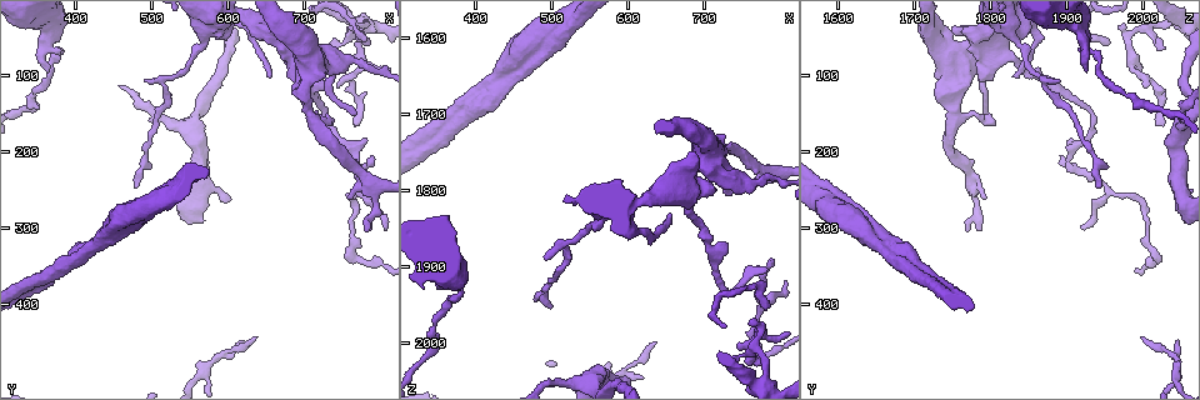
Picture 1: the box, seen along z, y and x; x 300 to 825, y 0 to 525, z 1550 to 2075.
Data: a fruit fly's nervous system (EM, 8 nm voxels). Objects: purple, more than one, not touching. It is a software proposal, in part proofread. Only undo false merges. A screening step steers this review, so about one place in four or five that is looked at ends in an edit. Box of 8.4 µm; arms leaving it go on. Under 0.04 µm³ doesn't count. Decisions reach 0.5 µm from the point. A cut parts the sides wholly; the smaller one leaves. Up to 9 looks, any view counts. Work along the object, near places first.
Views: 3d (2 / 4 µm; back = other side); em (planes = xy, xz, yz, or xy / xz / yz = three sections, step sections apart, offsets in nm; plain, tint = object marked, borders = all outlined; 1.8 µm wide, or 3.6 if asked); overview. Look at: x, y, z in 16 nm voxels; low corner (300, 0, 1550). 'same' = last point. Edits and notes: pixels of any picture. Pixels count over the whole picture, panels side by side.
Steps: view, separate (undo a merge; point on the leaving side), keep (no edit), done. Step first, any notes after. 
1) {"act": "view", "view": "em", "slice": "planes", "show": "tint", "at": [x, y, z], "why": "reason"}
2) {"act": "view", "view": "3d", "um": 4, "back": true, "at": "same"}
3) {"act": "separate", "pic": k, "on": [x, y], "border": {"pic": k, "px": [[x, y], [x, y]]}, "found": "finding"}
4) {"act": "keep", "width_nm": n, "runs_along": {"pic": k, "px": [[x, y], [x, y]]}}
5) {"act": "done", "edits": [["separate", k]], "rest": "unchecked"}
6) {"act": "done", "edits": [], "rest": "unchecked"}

{"act": "view", "view": "3d", "um": 4, "at": [705, 100, 1755], "why": "looks like a crossing"}

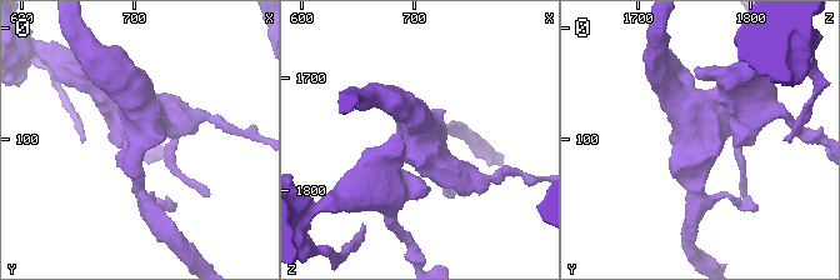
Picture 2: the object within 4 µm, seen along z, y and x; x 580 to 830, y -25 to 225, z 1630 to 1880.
{"act": "view", "view": "em", "um": 3.6, "slice": "planes", "show": "tint", "at": [702, 98, 1752]}

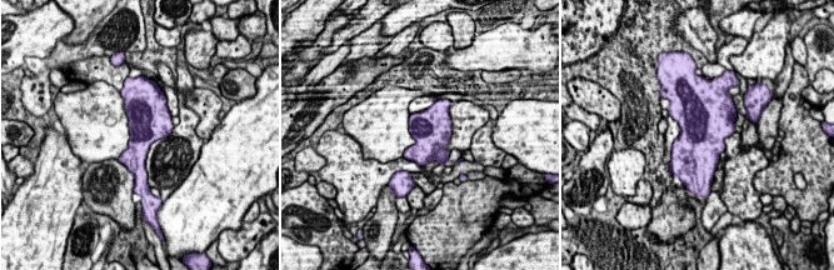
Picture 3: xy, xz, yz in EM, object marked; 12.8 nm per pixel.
{"act": "keep", "found": "all the same neuron"}

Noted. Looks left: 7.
{"act": "view", "view": "3d", "um": 4, "at": [500, 265, 1590], "why": "sudden change in width"}

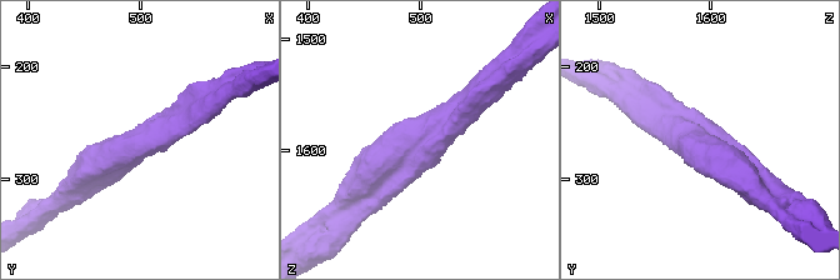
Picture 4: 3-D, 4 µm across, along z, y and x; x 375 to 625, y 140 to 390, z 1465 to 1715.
{"act": "view", "view": "em", "um": 3.6, "slice": "planes", "show": "tint", "at": [498, 268, 1588], "why": "need the tissue"}

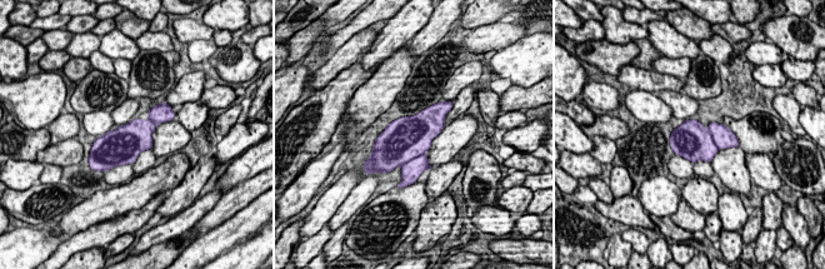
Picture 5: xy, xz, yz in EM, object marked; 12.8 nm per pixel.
{"act": "separate", "pic": 5, "on": [410, 172], "found": "a second neuron is stuck on"}

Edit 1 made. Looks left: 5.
{"act": "view", "view": "overview"}

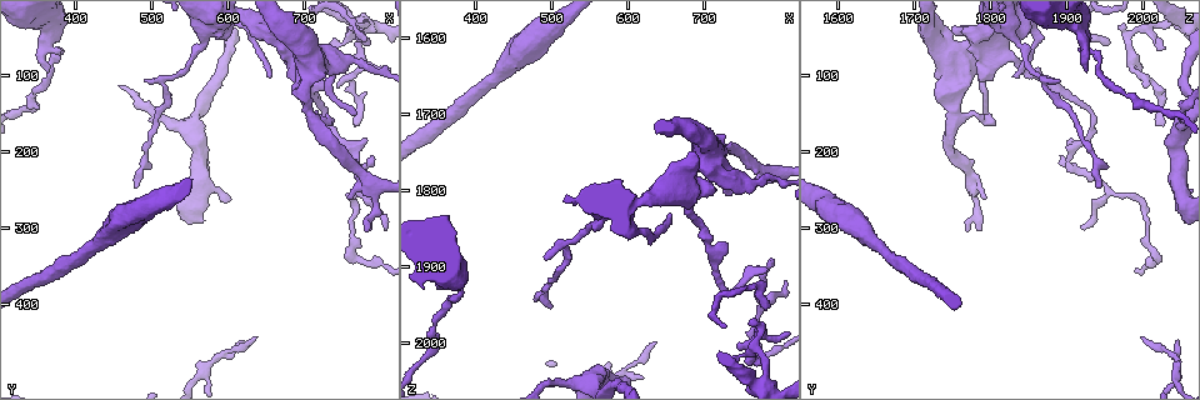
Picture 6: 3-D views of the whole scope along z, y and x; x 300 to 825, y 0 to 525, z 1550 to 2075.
{"act": "view", "view": "em", "slice": "planes", "show": "tint", "at": [340, 120, 1985], "why": "a narrow waist"}

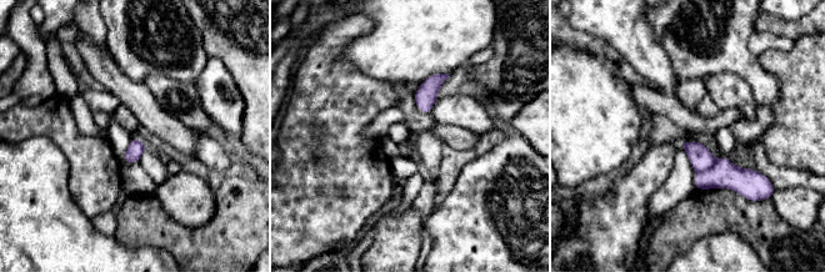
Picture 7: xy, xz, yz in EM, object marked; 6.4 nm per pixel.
{"act": "separate", "pic": 7, "on": [724, 174], "found": "a second neuron is stuck on"}

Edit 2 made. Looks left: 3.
{"act": "view", "view": "overview", "why": "see it whole again"}

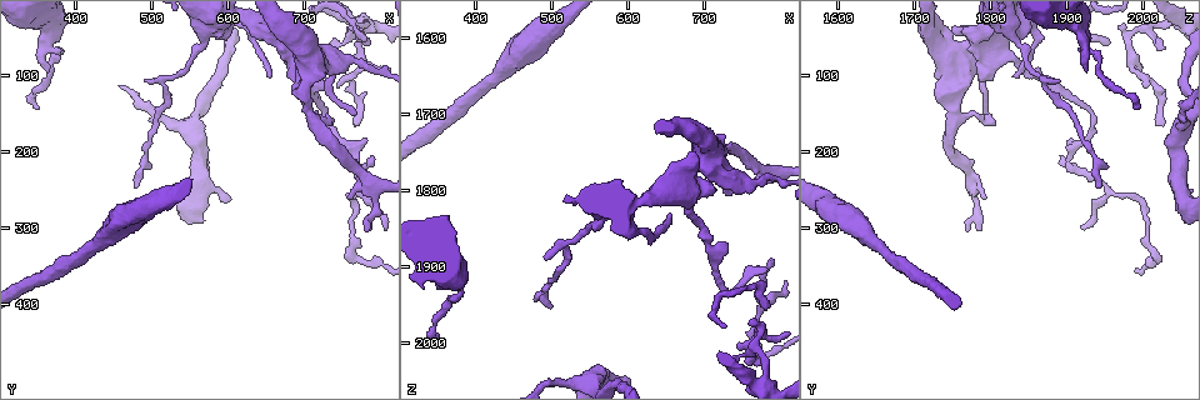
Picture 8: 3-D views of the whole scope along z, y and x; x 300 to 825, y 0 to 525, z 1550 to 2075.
{"act": "view", "view": "3d", "um": 2, "at": [770, 210, 1905]}

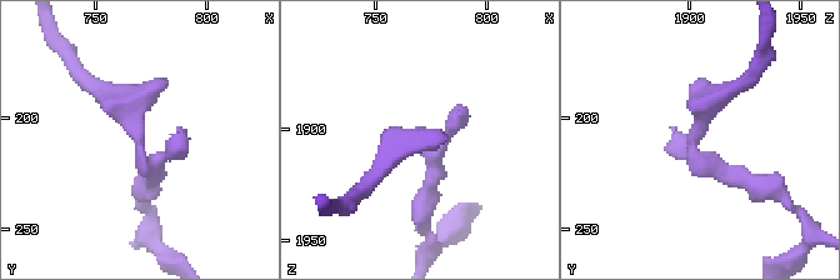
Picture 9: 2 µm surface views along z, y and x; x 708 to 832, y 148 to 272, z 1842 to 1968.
{"act": "view", "view": "em", "slice": "planes", "show": "tint", "at": [770, 212, 1902]}

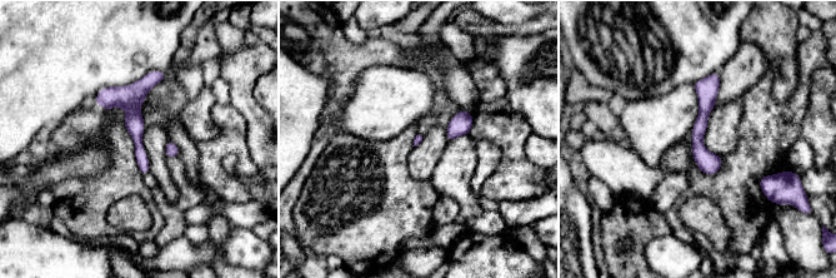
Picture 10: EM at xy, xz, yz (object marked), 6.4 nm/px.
{"act": "keep", "found": "one neuron here"}

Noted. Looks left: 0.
{"act": "done", "edits": [["separate", 5], ["separate", 7]], "rest": "unchecked"}

